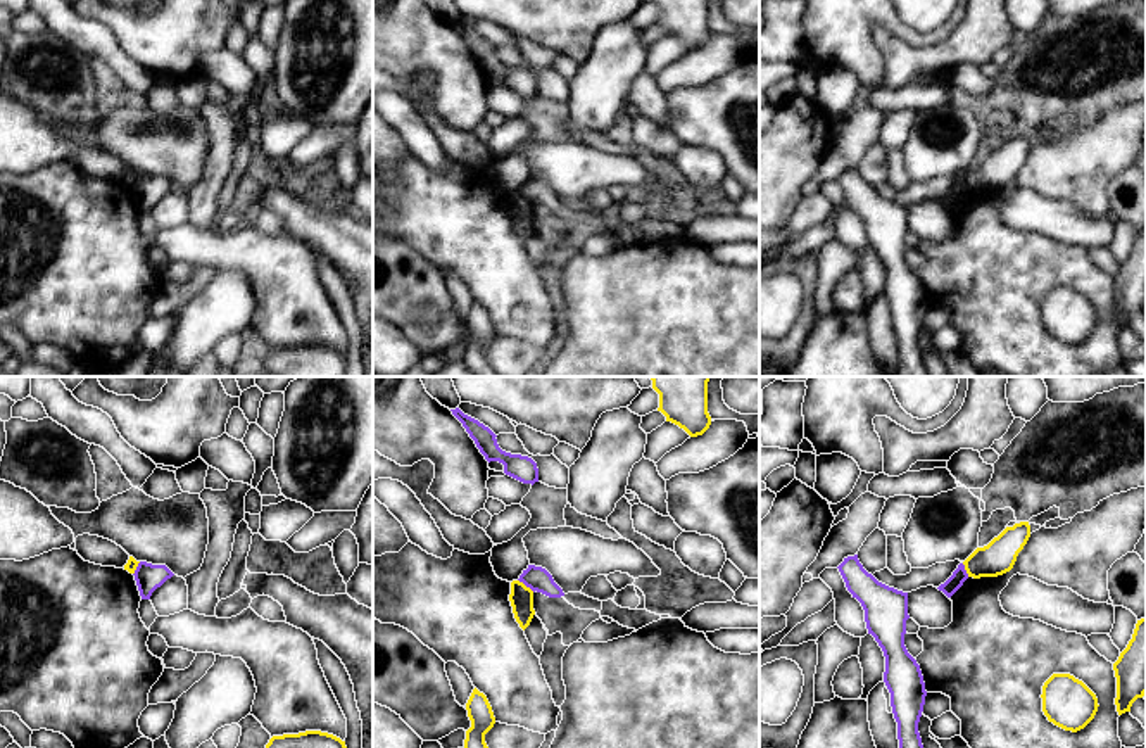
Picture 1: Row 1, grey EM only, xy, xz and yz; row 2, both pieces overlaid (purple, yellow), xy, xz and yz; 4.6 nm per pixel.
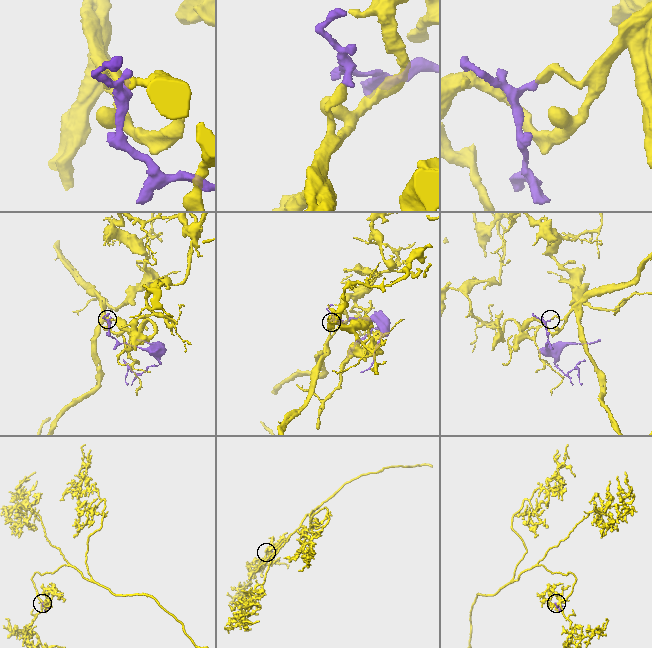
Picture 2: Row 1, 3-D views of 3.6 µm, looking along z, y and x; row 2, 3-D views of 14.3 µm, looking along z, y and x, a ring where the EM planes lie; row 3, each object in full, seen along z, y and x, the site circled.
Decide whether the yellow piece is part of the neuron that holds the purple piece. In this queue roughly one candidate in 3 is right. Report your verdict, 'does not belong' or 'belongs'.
does not belong

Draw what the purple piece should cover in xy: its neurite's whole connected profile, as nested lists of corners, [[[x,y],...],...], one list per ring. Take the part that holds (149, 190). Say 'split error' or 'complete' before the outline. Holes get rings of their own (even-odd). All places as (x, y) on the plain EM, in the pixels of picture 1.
complete | [[[140,174],[133,188],[142,212],[150,212],[152,206],[174,187],[166,178]]]

